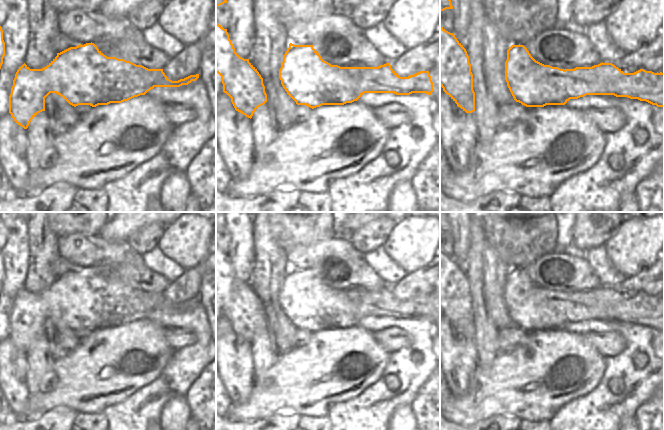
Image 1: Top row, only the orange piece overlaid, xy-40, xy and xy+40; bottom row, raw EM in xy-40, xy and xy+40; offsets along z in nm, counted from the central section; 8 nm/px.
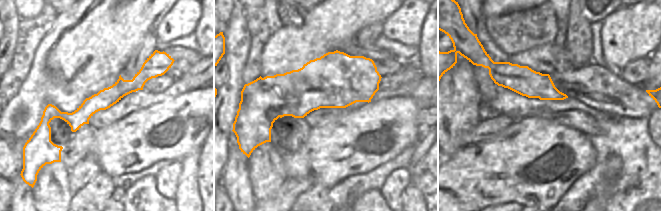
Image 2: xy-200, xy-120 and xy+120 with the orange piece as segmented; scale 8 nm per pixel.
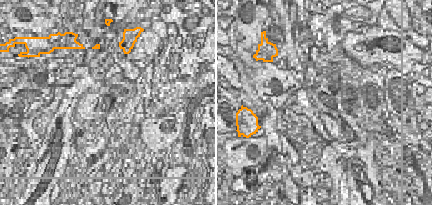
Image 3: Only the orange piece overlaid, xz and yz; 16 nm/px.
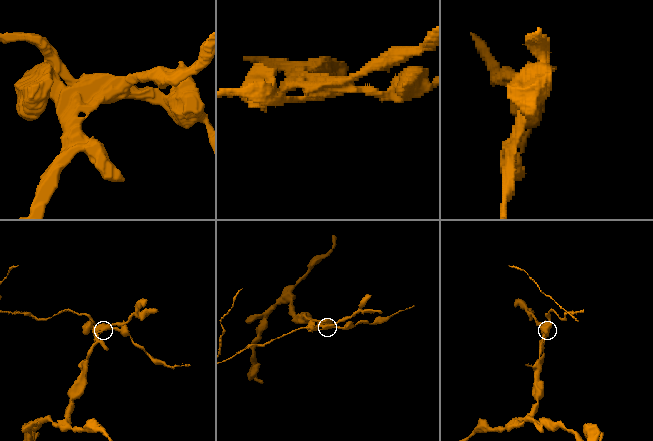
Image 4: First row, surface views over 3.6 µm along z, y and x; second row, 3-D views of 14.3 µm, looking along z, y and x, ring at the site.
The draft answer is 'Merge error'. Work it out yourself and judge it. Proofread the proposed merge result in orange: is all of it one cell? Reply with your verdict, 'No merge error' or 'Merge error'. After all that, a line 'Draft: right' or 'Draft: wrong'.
Merge error.
Draft: right

